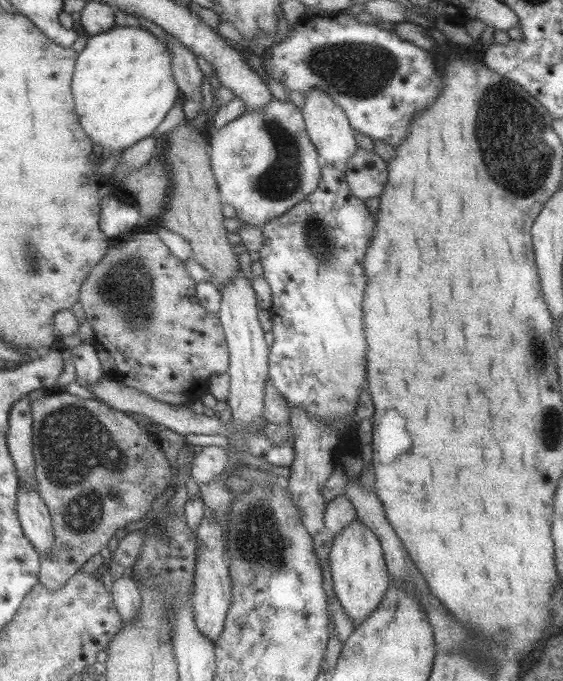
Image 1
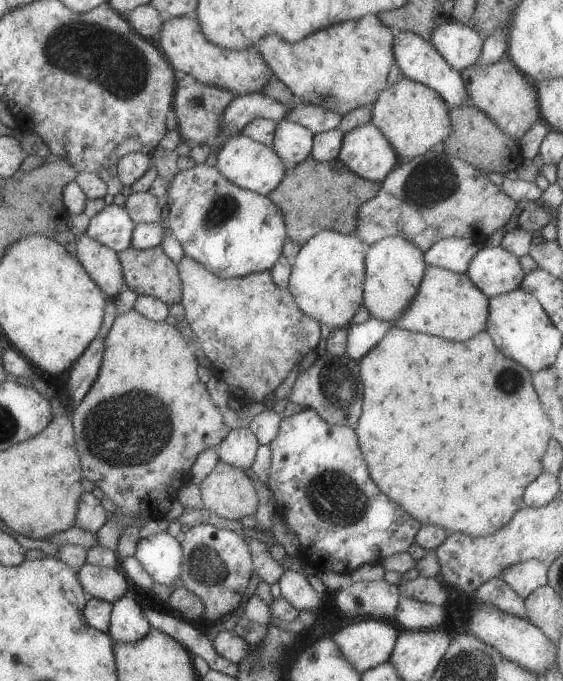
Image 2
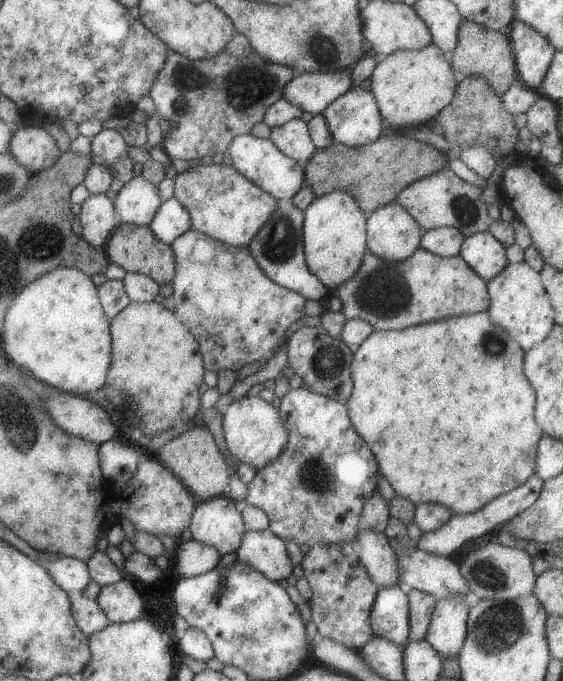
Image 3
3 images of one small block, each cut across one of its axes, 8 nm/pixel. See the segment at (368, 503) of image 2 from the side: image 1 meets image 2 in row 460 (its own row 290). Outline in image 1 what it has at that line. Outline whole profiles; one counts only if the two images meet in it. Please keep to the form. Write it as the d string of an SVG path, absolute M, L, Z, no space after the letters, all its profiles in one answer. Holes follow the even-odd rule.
M327 166L320 170L320 181L317 188L308 194L301 202L296 202L289 210L280 214L274 219L269 219L267 223L260 226L263 242L258 250L259 264L261 265L262 277L270 288L271 306L269 309L270 319L272 320L273 344L269 346L268 353L268 376L275 391L281 395L281 399L291 408L302 408L309 417L315 417L319 421L327 421L335 431L341 429L342 438L350 438L356 432L356 426L351 424L353 412L355 412L356 402L358 402L359 391L367 386L367 376L365 376L365 354L367 354L367 344L363 336L363 316L361 316L361 302L365 290L365 273L362 262L364 261L365 249L374 233L376 216L366 207L365 202L359 200L349 192L343 169L341 167Z

